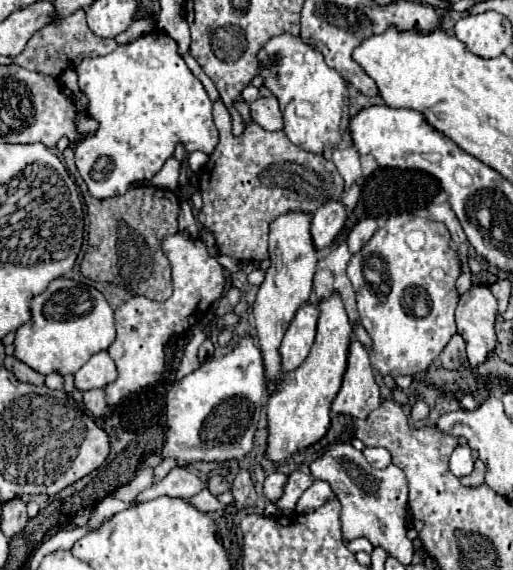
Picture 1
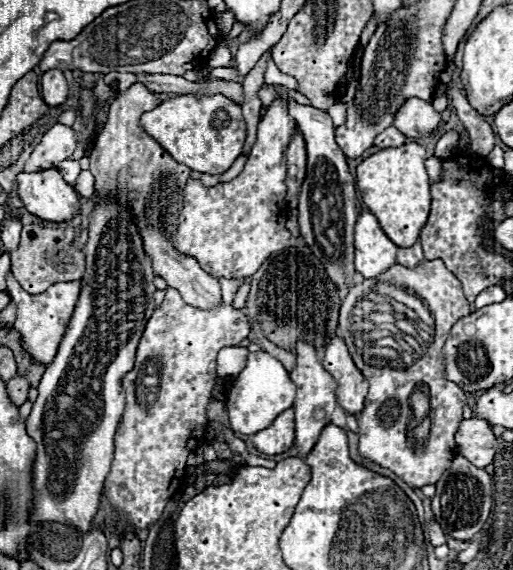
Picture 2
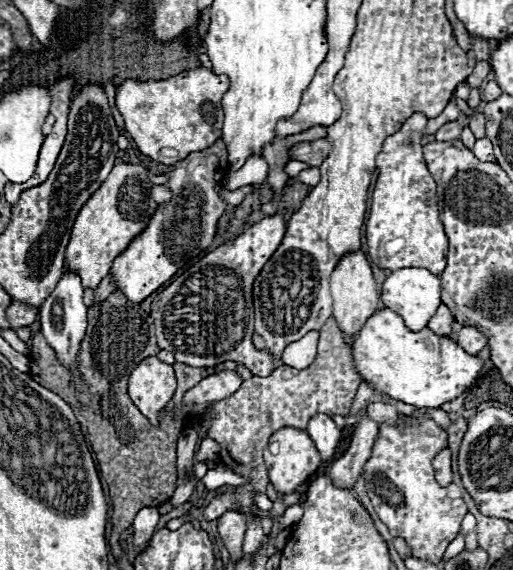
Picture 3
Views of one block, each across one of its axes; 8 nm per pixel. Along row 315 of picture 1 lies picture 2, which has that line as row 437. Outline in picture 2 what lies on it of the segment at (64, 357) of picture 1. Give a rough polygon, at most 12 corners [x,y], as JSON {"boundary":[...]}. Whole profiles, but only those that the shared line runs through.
{"boundary":[[94,204],[26,418],[32,520],[86,534],[154,312],[132,214]]}

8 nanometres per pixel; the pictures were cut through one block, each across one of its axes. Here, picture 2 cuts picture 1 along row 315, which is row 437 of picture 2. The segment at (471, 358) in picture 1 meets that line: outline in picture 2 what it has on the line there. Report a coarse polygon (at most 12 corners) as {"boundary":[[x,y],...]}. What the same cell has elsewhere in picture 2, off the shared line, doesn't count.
{"boundary":[[462,420],[456,452],[486,468],[496,436],[486,420]]}

